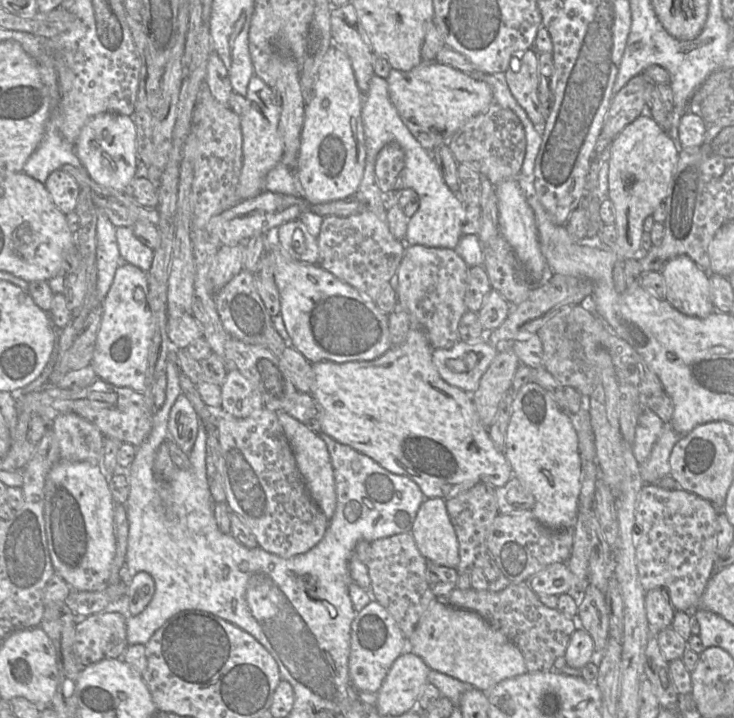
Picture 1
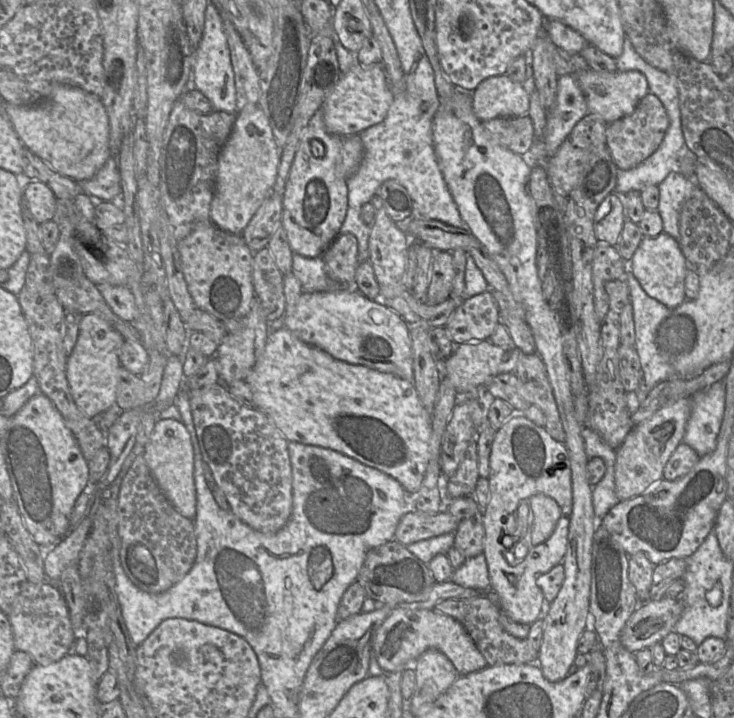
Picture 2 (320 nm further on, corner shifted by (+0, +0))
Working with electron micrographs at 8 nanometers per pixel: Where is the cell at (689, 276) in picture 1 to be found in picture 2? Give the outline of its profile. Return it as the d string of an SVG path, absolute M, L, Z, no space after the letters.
M665 232L656 237L644 237L629 261L629 271L646 294L668 308L676 308L686 300L684 281L687 270L688 262L679 243Z

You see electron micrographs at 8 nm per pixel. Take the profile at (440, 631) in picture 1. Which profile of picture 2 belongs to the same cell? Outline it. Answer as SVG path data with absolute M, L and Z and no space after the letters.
M393 608L377 629L372 643L372 651L385 673L404 671L407 667L412 667L419 656L428 649L442 652L459 675L467 675L488 666L464 626L454 618L434 610Z

